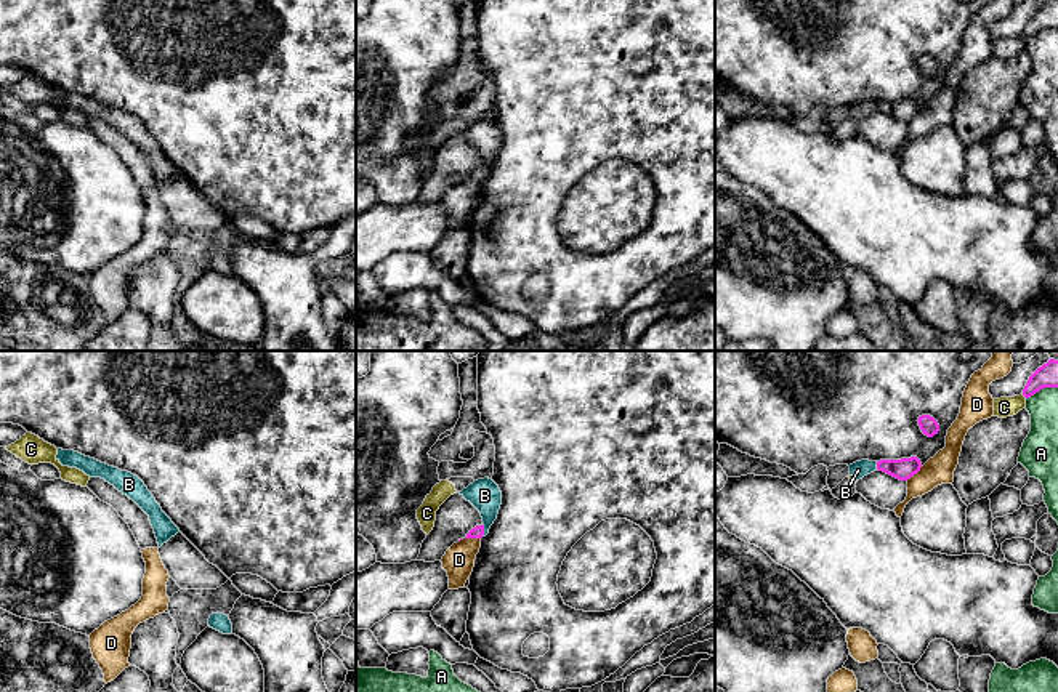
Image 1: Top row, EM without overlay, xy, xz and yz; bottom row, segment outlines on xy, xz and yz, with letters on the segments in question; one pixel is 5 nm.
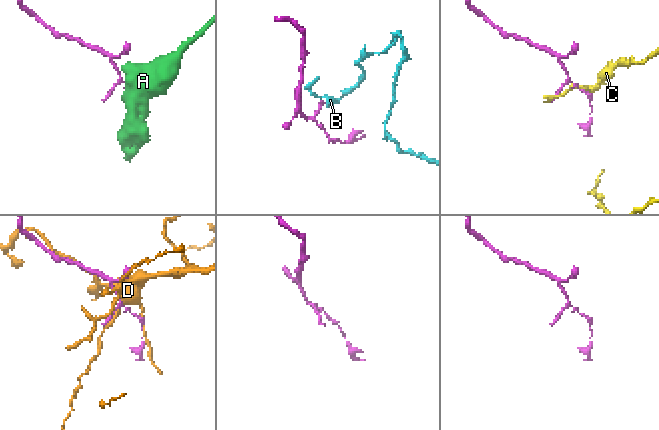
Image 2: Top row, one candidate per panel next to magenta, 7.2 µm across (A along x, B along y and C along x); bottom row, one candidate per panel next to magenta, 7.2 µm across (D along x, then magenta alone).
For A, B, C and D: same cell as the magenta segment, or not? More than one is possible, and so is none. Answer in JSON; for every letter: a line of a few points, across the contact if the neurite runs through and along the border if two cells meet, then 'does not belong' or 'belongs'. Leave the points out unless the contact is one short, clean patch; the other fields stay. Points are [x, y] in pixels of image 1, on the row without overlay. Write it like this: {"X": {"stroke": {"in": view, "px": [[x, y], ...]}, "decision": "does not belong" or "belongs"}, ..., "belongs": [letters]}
{"A": {"decision": "does not belong"}, "B": {"stroke": {"in": "xz", "px": [[484, 167], [481, 177]]}, "decision": "does not belong"}, "C": {"decision": "does not belong"}, "D": {"decision": "does not belong"}, "belongs": []}

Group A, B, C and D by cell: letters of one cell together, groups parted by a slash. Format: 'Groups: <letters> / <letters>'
Groups: A / B / C / D

